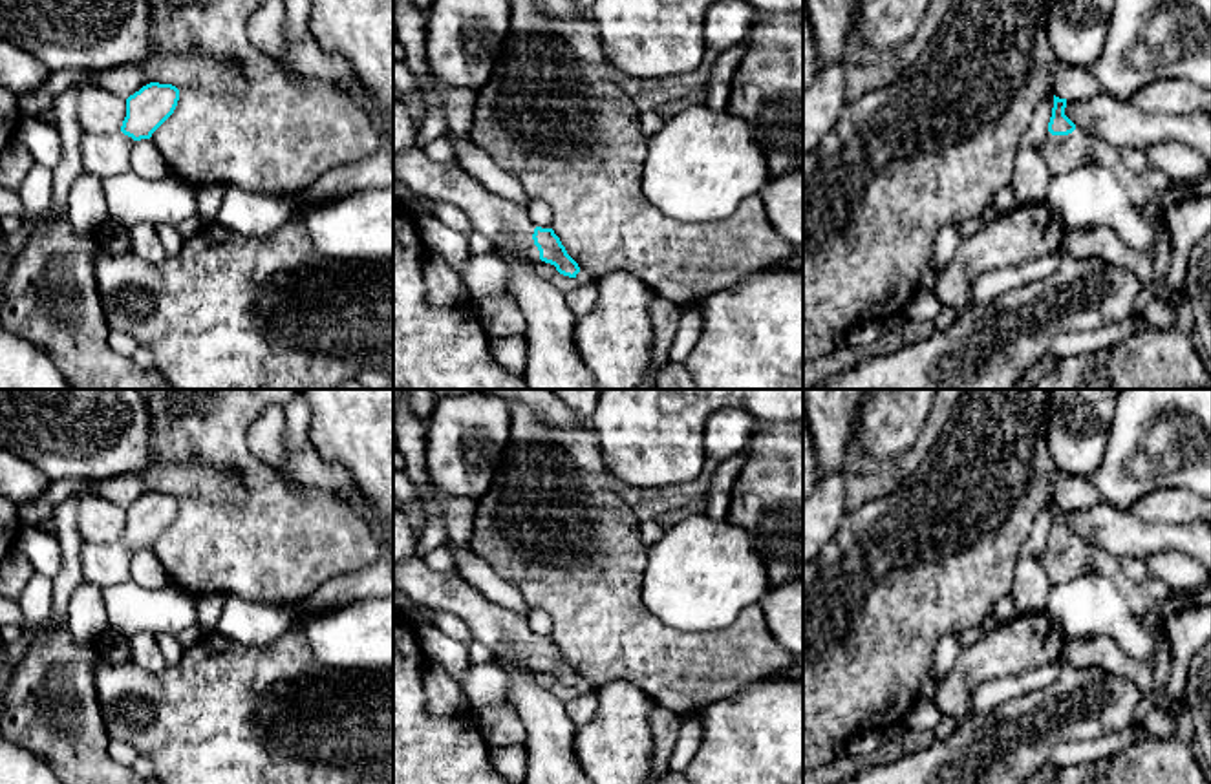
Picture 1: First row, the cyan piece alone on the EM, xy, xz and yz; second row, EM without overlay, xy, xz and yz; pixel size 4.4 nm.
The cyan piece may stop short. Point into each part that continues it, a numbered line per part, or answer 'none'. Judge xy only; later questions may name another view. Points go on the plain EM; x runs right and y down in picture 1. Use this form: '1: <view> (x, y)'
1: xy (105, 565)

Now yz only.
1: yz (1061, 563)

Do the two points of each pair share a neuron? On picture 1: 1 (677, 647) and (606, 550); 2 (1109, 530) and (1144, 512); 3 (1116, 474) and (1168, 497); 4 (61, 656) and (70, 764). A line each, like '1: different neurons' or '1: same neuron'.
1: same neuron
2: different neurons
3: different neurons
4: same neuron

